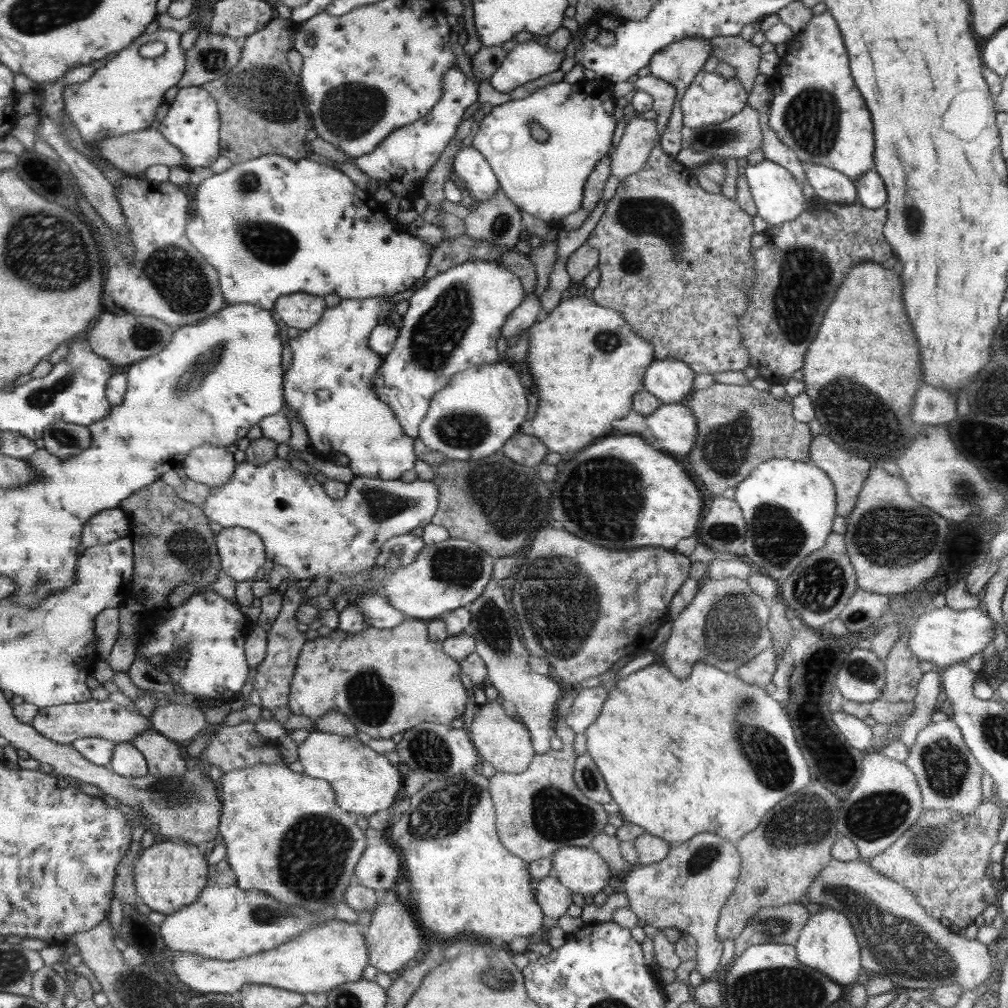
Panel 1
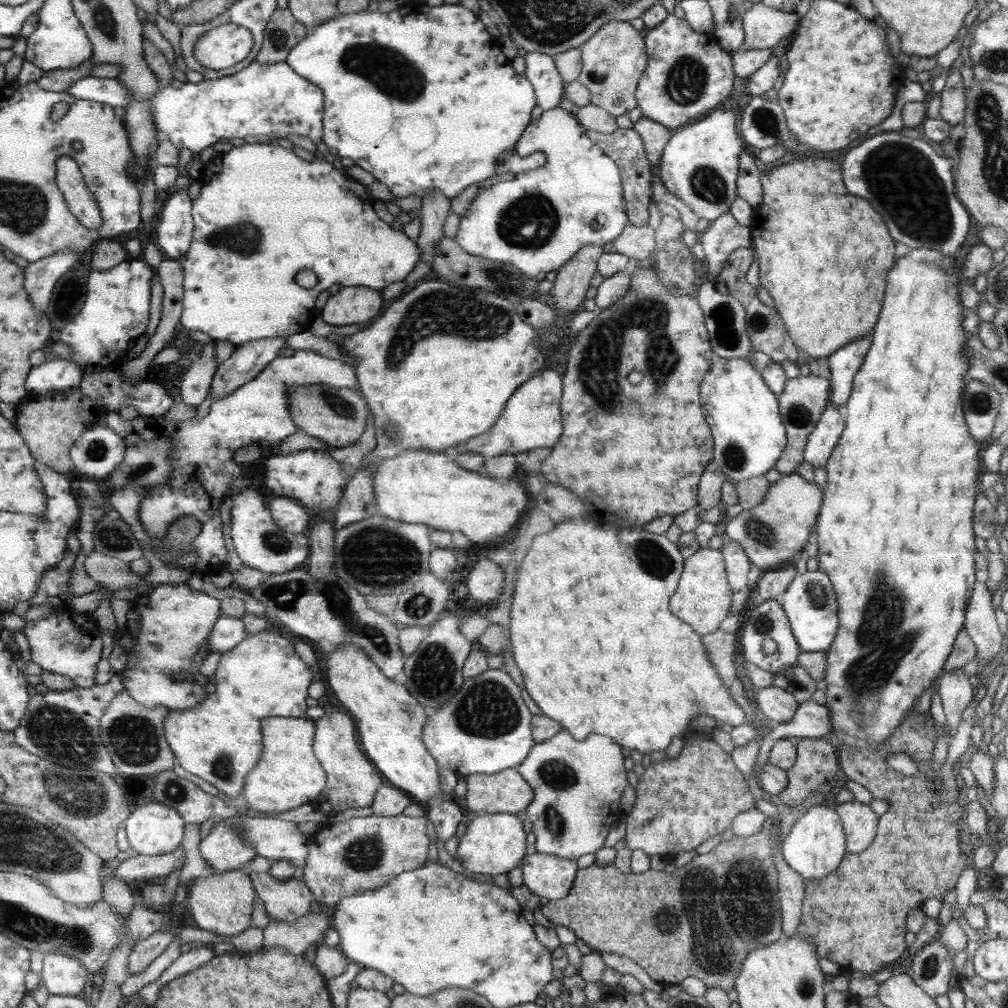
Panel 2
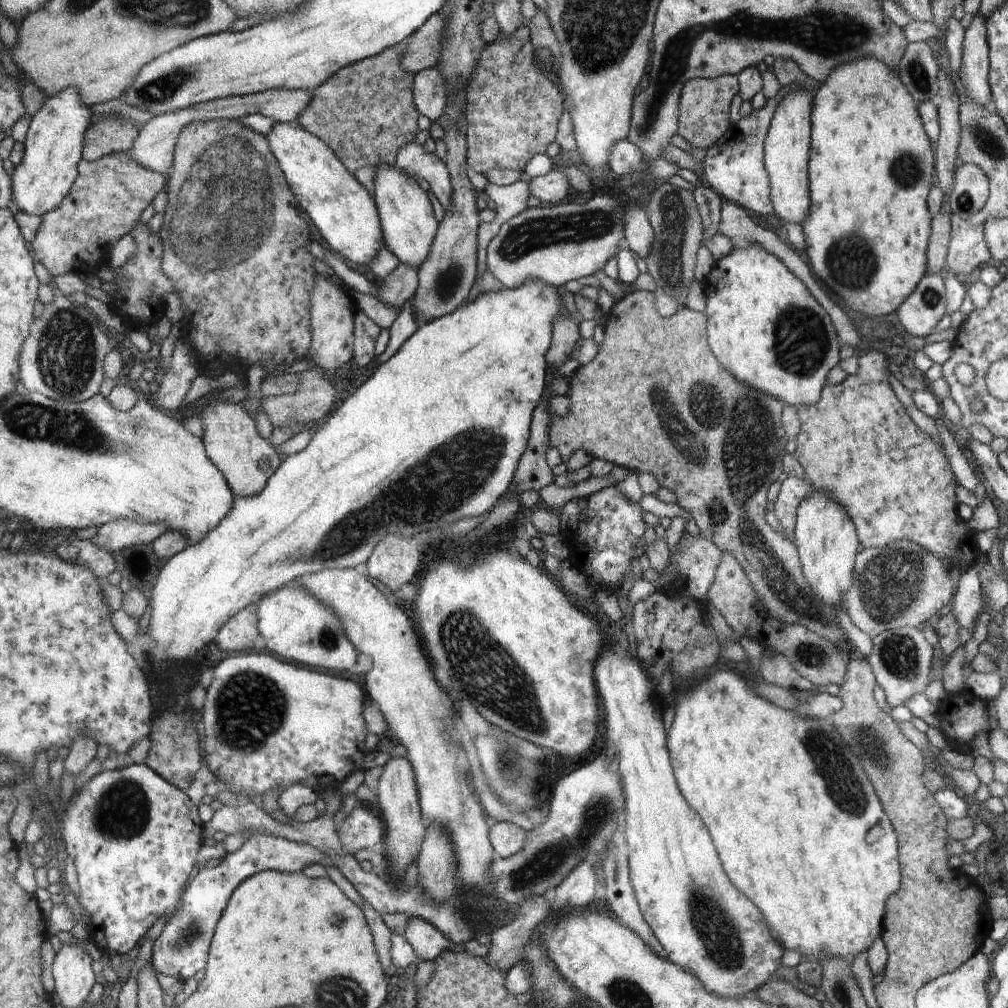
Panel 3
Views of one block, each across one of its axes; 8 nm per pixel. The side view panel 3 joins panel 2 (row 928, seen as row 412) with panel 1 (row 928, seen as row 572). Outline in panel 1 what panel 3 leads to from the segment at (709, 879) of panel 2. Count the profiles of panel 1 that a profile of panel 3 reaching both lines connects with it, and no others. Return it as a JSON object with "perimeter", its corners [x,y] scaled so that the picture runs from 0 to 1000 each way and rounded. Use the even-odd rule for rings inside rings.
{"perimeter":[[[784,895],[776,899],[756,900],[728,932],[729,949],[734,950],[743,938],[754,936],[789,938],[804,908],[796,896]]]}

